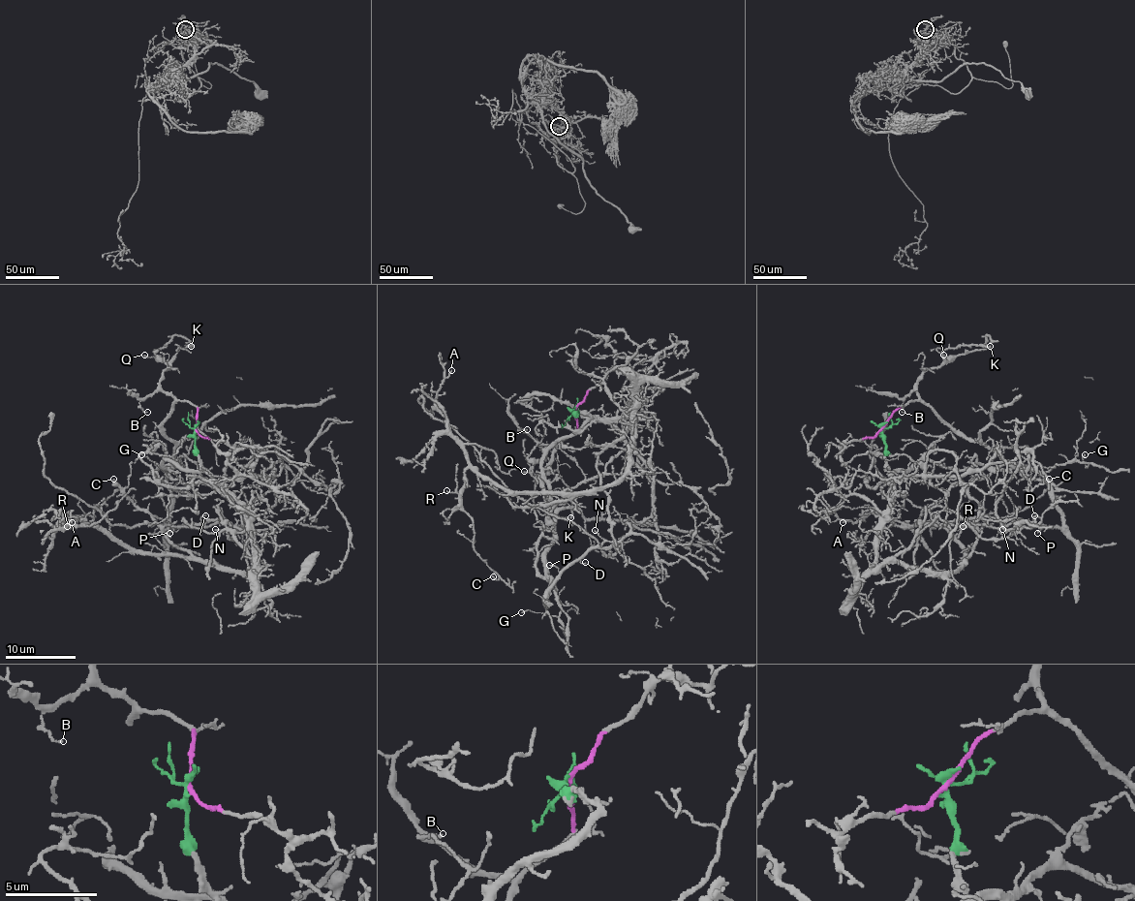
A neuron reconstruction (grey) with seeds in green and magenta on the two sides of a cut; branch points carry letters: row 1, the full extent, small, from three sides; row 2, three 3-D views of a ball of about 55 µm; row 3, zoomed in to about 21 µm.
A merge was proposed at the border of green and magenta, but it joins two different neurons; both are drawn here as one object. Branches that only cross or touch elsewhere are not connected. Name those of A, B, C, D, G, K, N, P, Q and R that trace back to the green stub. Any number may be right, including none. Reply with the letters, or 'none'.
A, C, N, R

